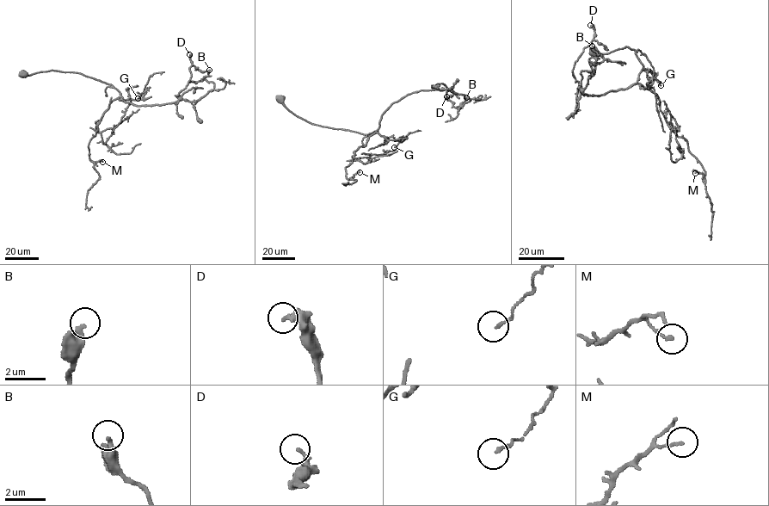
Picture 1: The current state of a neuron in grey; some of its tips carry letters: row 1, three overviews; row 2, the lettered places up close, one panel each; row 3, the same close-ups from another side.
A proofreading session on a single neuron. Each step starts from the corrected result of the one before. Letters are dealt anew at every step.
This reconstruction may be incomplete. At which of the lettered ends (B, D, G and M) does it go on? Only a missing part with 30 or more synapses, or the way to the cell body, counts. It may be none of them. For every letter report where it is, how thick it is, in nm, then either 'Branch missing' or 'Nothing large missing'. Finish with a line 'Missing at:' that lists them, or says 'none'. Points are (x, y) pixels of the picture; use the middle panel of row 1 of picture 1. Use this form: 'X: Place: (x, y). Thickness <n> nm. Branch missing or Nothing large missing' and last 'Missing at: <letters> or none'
B: Place: (466, 97). Thickness 360 nm. Nothing large missing
D: Place: (446, 96). Thickness 200 nm. Nothing large missing
G: Place: (394, 147). Thickness 130 nm. Nothing large missing
M: Place: (359, 172). Thickness 140 nm. Nothing large missing
Missing at: none

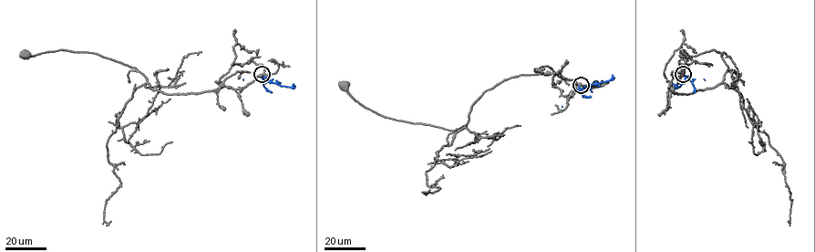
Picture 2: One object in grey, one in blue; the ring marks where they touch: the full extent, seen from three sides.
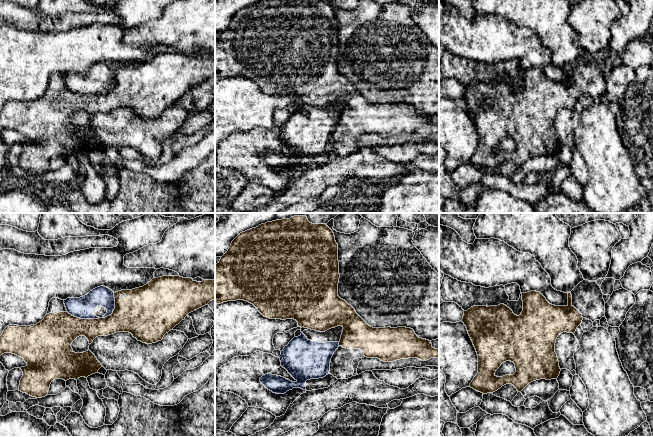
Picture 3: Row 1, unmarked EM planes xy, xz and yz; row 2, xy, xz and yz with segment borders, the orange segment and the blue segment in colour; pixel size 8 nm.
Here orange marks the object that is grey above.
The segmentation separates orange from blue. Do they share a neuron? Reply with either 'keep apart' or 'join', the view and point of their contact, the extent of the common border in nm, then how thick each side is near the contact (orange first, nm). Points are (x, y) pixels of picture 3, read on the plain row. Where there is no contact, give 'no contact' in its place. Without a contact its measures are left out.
keep apart; meets orange in xy at (83, 95); contact 280 nm long; 300 nm thick on the orange side, 170 nm on the other

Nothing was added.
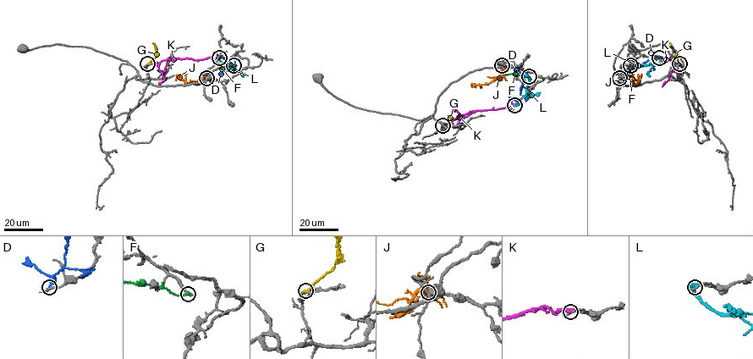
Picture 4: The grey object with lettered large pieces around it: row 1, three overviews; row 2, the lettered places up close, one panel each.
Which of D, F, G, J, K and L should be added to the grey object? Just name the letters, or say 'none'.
none

